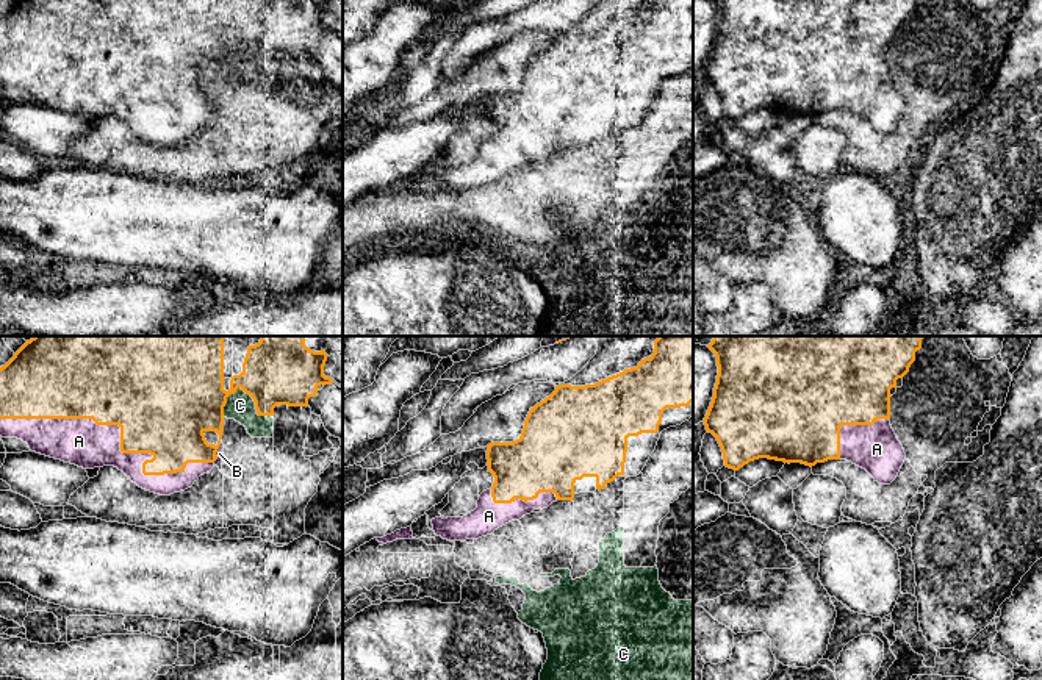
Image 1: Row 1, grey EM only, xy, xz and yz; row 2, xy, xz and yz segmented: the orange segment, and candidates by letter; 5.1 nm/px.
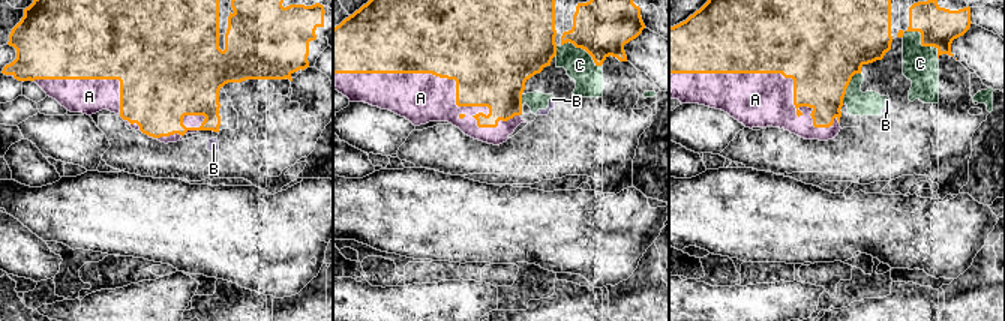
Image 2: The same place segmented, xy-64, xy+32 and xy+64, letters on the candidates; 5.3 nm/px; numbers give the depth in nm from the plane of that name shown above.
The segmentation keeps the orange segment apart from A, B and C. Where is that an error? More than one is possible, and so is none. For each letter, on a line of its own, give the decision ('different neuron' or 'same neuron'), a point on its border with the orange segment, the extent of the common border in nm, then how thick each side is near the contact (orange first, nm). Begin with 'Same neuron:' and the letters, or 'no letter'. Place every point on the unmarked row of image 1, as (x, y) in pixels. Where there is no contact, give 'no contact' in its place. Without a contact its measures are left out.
Same neuron: A
A: same neuron; meets orange in xy at (121, 91); contact 1100 nm long; 440 nm thick on the orange side, 240 nm on the other
B: different neuron; meets orange in xy at (216, 100); contact 120 nm long; 320 nm thick on the orange side, 50 nm on the other
C: different neuron; meets orange in xy at (249, 44); contact 260 nm long; 280 nm thick on the orange side, 140 nm on the other

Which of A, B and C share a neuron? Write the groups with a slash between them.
A / B C

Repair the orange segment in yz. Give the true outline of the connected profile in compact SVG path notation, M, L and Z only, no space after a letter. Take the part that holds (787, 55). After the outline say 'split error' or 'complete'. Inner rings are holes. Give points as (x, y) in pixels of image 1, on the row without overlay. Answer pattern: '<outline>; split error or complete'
M712 0L718 25L704 75L723 102L724 116L738 120L749 111L768 108L815 116L846 109L865 119L879 134L890 134L906 103L890 75L890 39L915 11L917 0Z; split error

